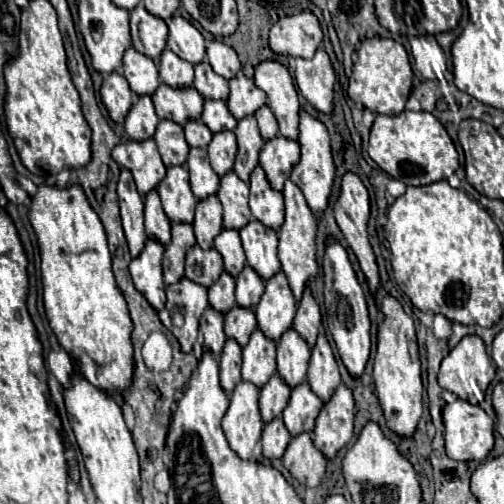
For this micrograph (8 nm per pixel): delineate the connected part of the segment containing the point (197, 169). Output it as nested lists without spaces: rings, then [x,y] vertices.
[[[190,148],[188,160],[186,160],[188,172],[190,172],[190,184],[196,198],[206,198],[210,194],[216,194],[220,176],[212,170],[208,162],[206,148]]]

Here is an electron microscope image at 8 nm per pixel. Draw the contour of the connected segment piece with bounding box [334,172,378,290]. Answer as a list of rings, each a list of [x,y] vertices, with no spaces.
[[[346,172],[342,176],[340,192],[338,192],[338,198],[334,202],[334,218],[336,218],[336,222],[338,222],[338,226],[340,226],[340,230],[344,234],[344,238],[348,240],[350,248],[356,252],[358,262],[360,262],[360,268],[366,274],[366,280],[368,280],[370,288],[376,290],[378,288],[378,266],[376,266],[376,260],[374,260],[374,254],[372,254],[372,248],[370,248],[370,242],[368,242],[368,230],[366,230],[368,216],[370,216],[368,190],[366,190],[366,186],[362,184],[362,180],[356,174]]]

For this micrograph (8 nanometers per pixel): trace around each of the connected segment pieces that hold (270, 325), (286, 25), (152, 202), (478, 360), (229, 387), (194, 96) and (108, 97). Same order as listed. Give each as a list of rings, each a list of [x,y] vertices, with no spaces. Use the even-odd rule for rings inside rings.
[[[278,270],[264,282],[264,294],[256,306],[258,328],[266,338],[278,342],[280,336],[292,326],[296,314],[296,298],[288,286],[288,278]]]
[[[310,10],[280,18],[270,30],[270,48],[278,54],[312,58],[322,46],[322,28]]]
[[[150,190],[144,196],[144,204],[146,204],[146,208],[144,208],[146,234],[150,238],[156,238],[162,244],[168,244],[170,242],[170,220],[164,214],[164,208],[162,208],[162,202],[160,202],[158,192],[156,190]]]
[[[464,336],[458,346],[452,348],[444,358],[438,374],[438,382],[442,388],[472,404],[478,404],[474,396],[476,386],[484,394],[492,378],[492,360],[486,354],[482,338],[478,336]]]
[[[228,338],[220,356],[220,386],[226,392],[232,392],[240,382],[240,364],[242,364],[242,348],[236,340]]]
[[[160,84],[152,94],[152,102],[156,106],[158,118],[170,118],[178,124],[184,124],[190,118],[200,118],[204,98],[194,86],[174,88]]]
[[[110,72],[100,88],[102,102],[110,116],[116,122],[122,122],[128,108],[132,106],[132,90],[128,90],[128,82],[124,82],[124,76],[120,72]]]

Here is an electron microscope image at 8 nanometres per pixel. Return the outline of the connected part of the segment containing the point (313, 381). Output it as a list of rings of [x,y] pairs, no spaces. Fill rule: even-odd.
[[[324,332],[318,334],[318,340],[312,348],[312,358],[308,366],[308,382],[312,390],[326,402],[334,388],[340,384],[340,372],[338,372],[338,362],[334,356],[334,350],[326,338]]]

